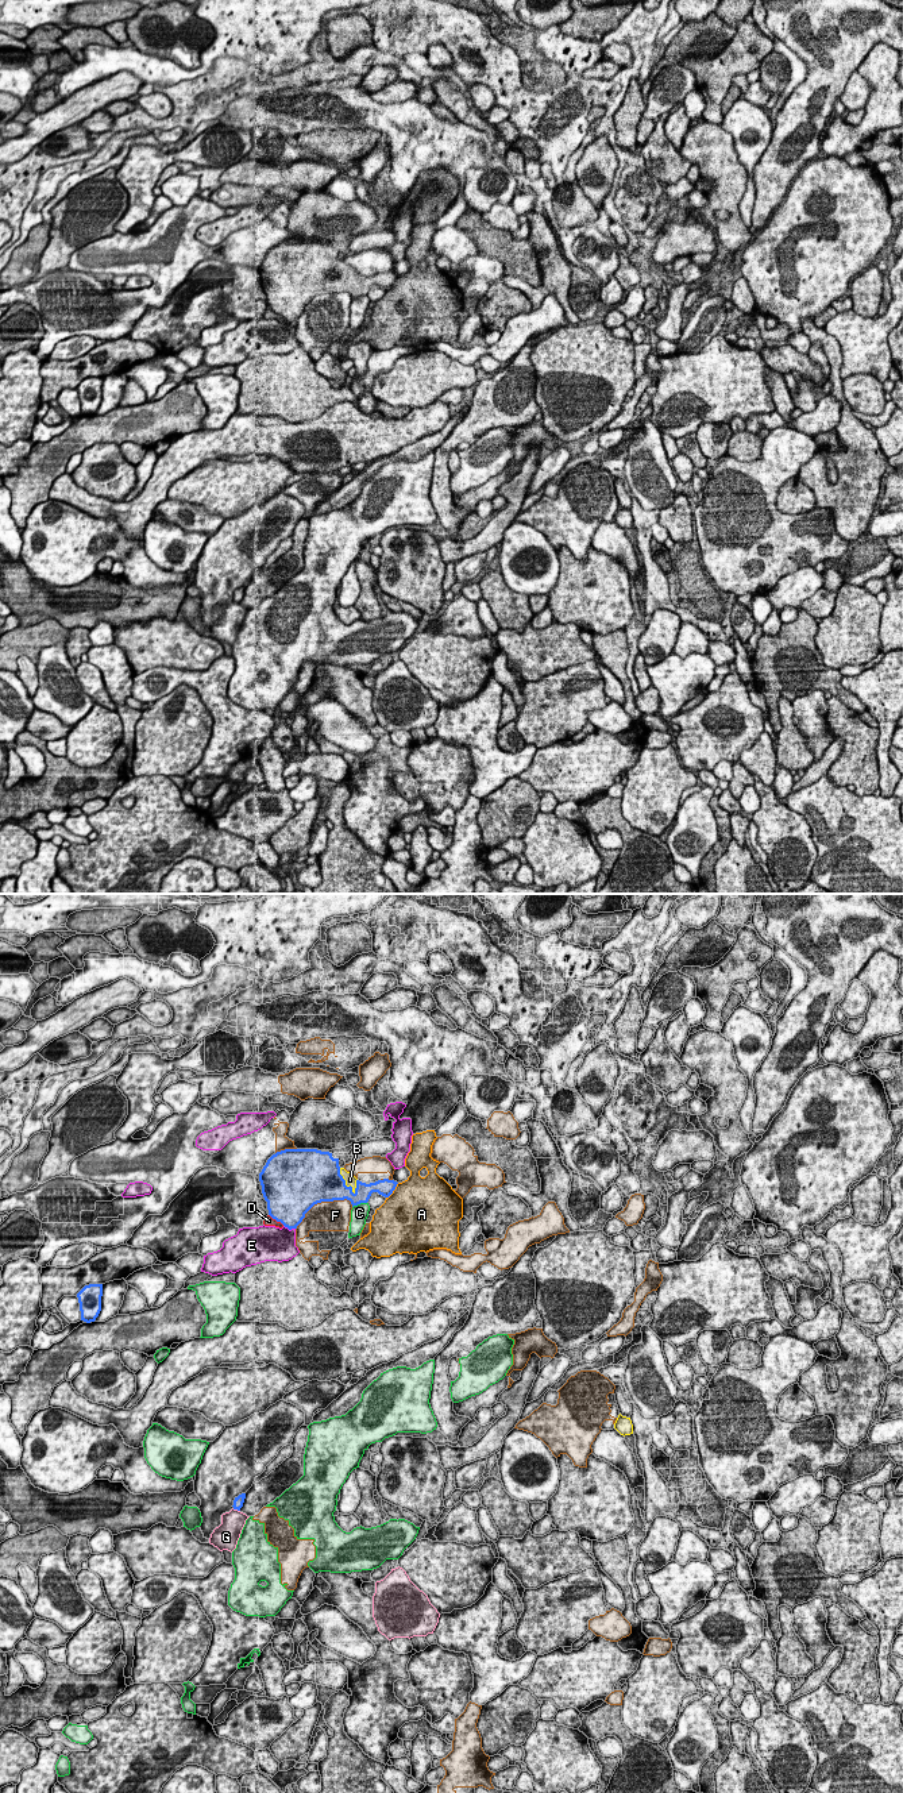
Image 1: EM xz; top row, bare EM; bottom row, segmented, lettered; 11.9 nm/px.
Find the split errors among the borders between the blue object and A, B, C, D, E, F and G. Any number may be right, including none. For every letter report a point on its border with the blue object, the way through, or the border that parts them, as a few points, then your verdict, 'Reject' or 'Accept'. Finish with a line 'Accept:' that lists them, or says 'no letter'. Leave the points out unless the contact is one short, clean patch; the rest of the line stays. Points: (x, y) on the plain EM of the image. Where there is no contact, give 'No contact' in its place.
A: Touches blue at xz (393, 282). Boundary: xz (398, 276), (386, 290). Reject
B: Touches blue at xz (344, 276). Accept
C: Touches blue at xz (359, 296). Reject
D: Touches blue at xz (277, 313). Boundary: xz (269, 307), (284, 317). Reject
E: Touches blue at xz (289, 322). Reject
F: Touches blue at xz (321, 293). Reject
G: Touches blue at xz (236, 601). Reject
Accept: B

